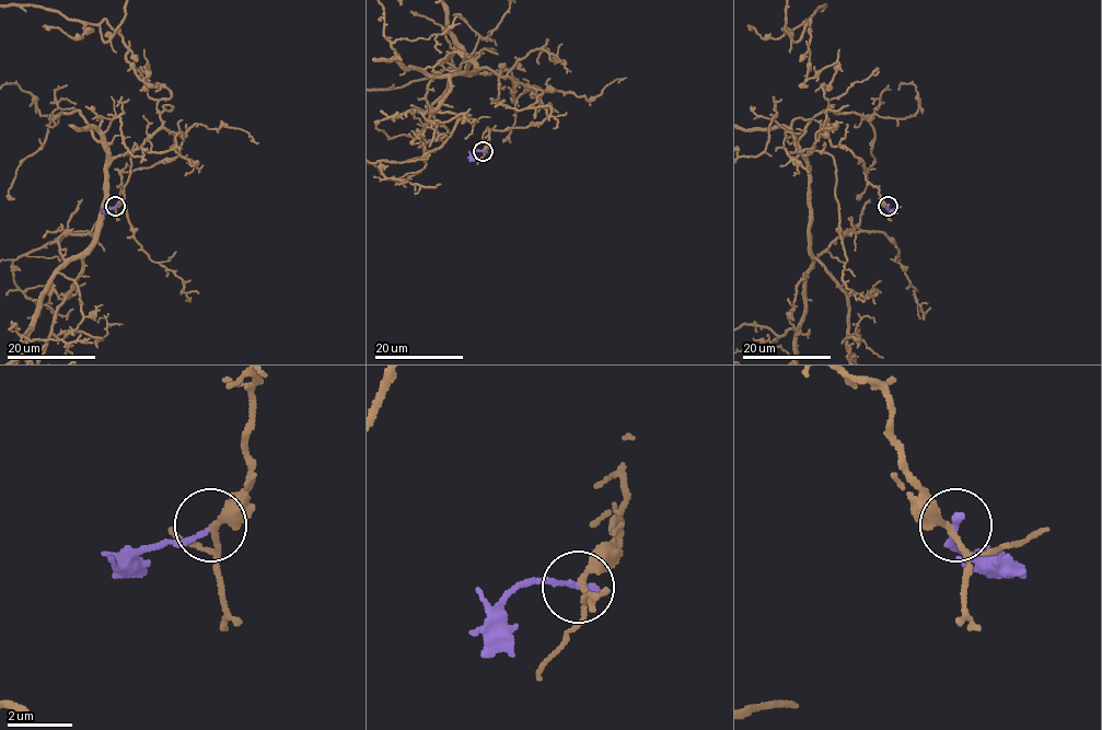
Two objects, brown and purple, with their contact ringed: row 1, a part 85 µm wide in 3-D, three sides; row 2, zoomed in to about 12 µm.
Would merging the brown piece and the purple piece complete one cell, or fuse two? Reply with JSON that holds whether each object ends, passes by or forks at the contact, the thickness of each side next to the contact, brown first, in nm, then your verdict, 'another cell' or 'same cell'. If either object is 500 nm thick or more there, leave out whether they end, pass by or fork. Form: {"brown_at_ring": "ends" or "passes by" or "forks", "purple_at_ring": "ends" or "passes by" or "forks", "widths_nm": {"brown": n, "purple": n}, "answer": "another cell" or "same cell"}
{"brown_at_ring": "passes by", "purple_at_ring": "ends", "widths_nm": {"brown": 240, "purple": 240}, "answer": "another cell"}

